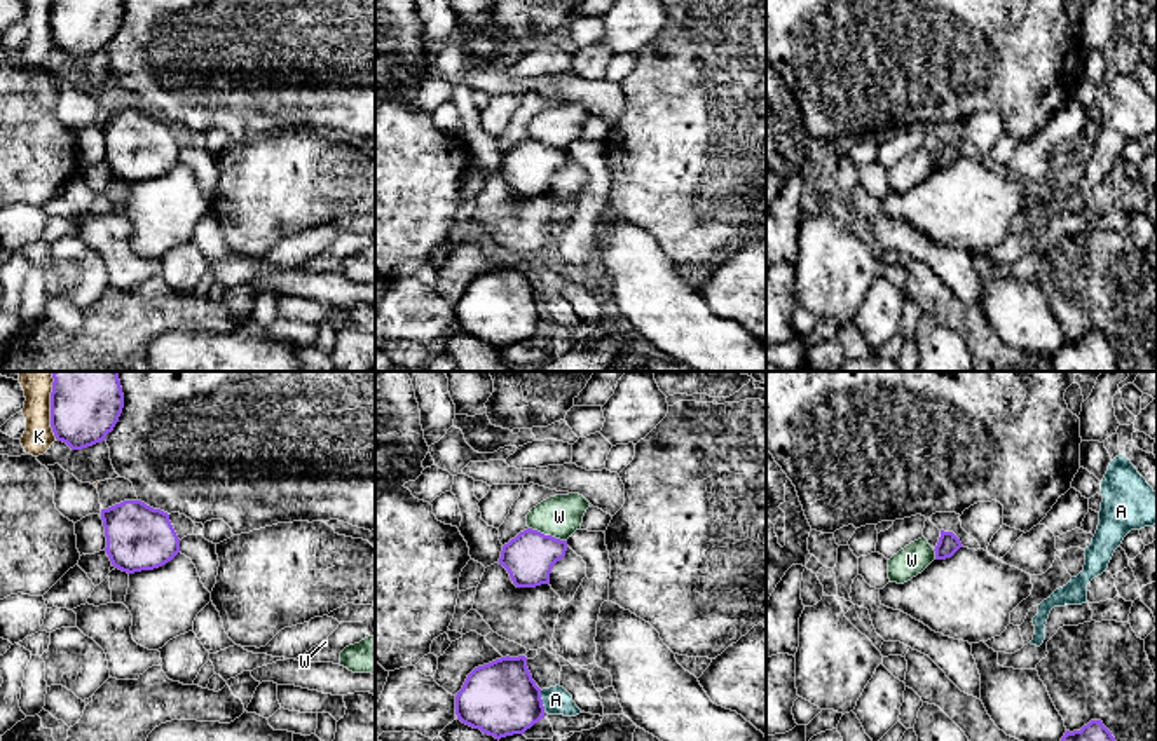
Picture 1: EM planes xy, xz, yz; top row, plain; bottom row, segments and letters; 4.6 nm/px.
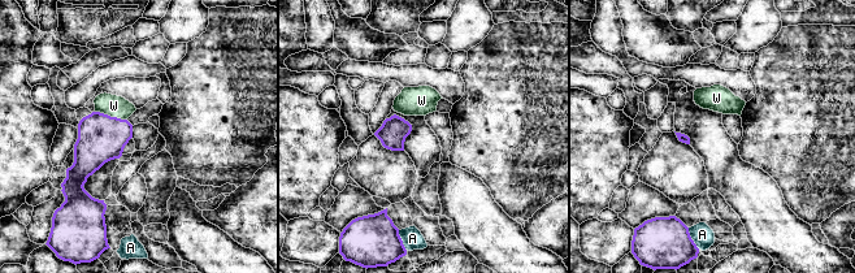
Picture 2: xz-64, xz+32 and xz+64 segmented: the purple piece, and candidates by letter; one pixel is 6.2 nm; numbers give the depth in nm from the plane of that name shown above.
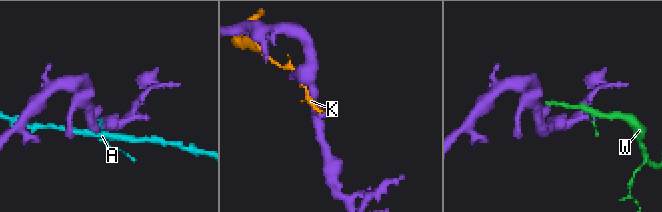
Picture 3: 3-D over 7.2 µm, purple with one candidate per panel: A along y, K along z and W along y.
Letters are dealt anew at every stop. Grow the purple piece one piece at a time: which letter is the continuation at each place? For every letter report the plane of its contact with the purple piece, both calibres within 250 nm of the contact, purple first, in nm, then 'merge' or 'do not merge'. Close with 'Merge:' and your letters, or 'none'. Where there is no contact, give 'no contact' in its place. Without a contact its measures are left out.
A: meets purple in xz; 340 nm thick on the purple side, 130 nm on the other; do not merge
K: meets purple in xy; 260 nm thick on the purple side, 140 nm on the other; do not merge
W: meets purple in xz; 220 nm thick on the purple side, 190 nm on the other; do not merge
Merge: none

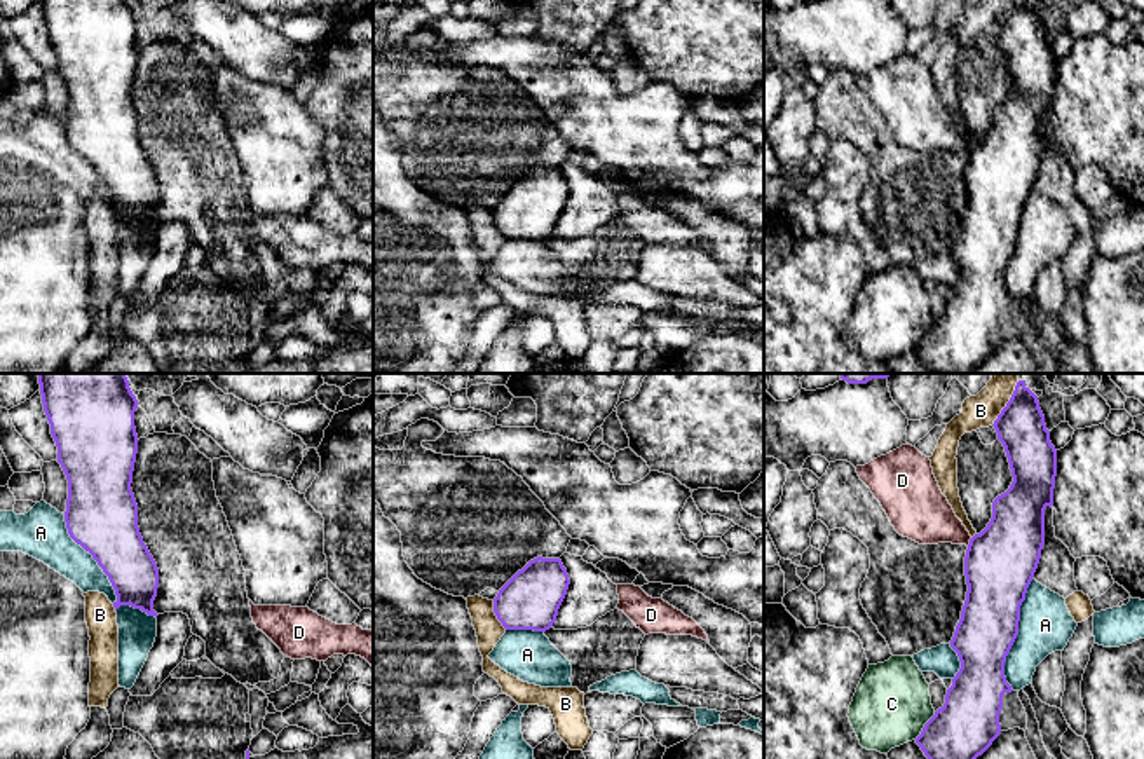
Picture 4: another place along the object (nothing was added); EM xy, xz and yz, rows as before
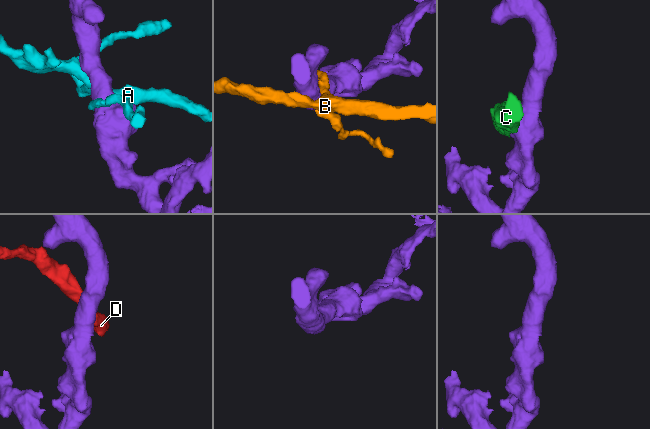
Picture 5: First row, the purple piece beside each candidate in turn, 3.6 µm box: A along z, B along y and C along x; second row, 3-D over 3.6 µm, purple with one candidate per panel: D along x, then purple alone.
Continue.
A: meets purple in yz; 280 nm thick on the purple side, 240 nm on the other; do not merge
B: meets purple in yz; 220 nm thick on the purple side, 150 nm on the other; do not merge
C: meets purple in yz; 280 nm thick on the purple side, 360 nm on the other; do not merge
D: meets purple in yz; 320 nm thick on the purple side, 260 nm on the other; do not merge
Merge: none

